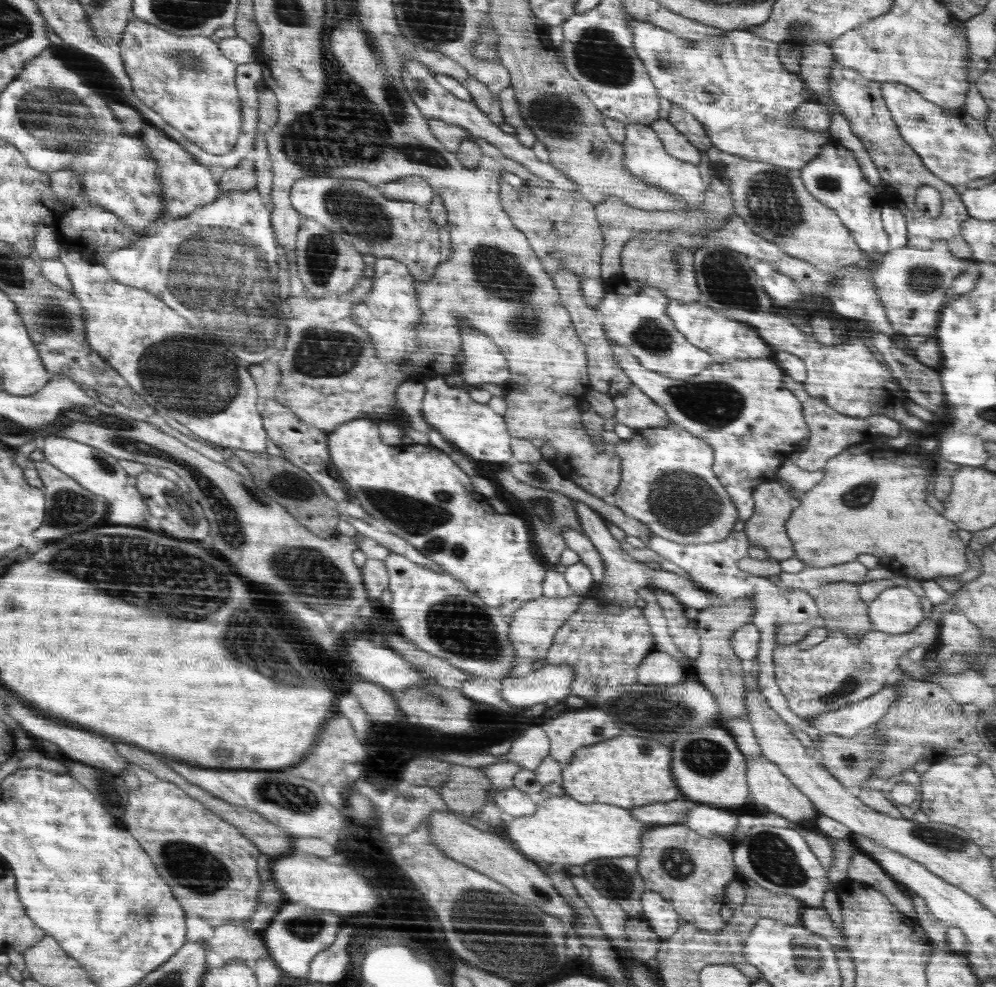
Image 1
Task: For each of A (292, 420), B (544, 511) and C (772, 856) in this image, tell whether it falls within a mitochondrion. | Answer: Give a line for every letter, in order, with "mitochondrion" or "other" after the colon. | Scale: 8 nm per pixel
A: other
B: mitochondrion
C: mitochondrion

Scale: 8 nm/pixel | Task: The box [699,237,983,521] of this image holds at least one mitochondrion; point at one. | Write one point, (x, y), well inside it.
(924, 279)

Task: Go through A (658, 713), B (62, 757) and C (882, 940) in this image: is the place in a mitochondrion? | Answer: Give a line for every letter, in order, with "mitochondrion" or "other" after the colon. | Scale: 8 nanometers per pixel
A: mitochondrion
B: other
C: other

